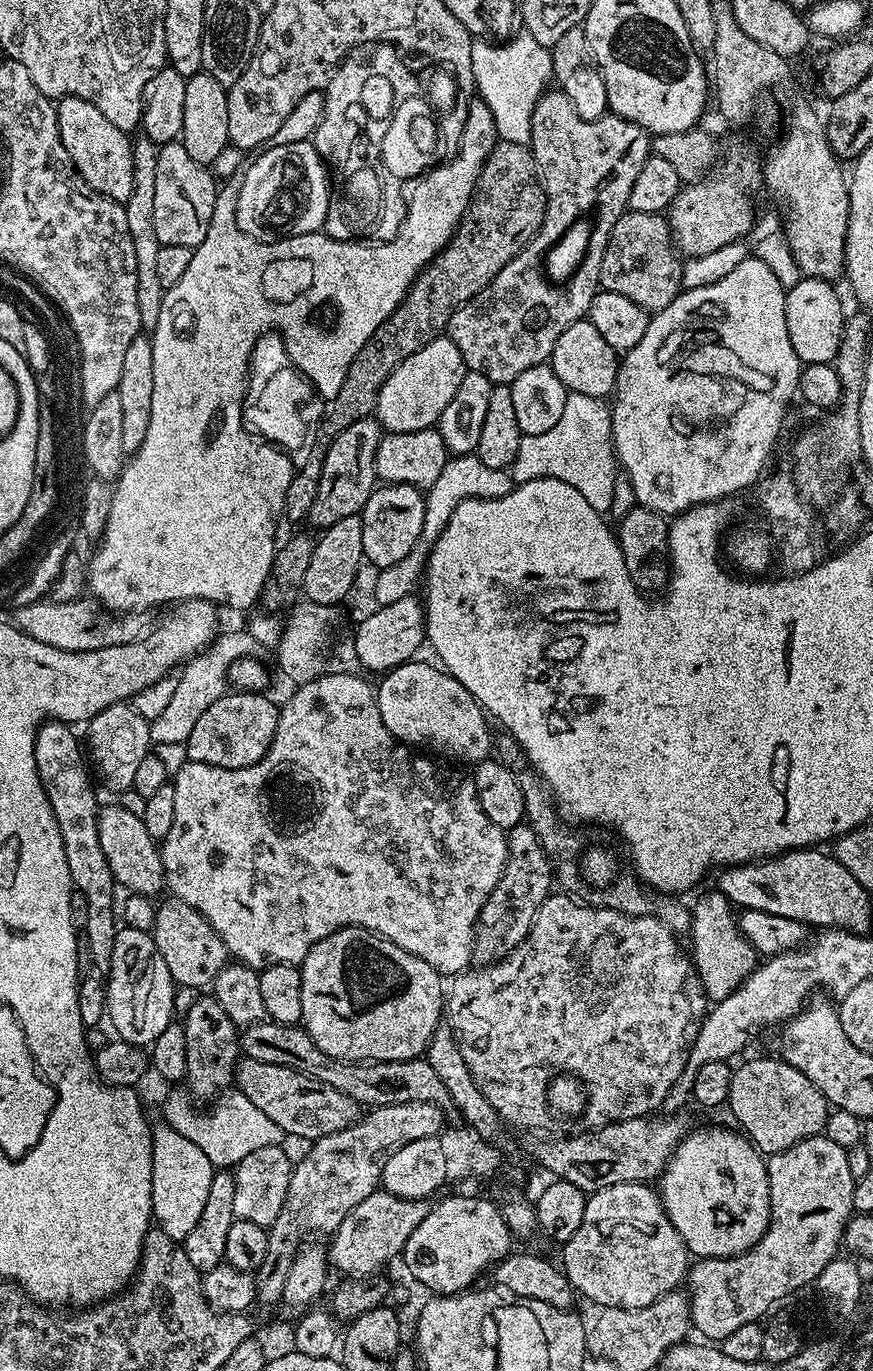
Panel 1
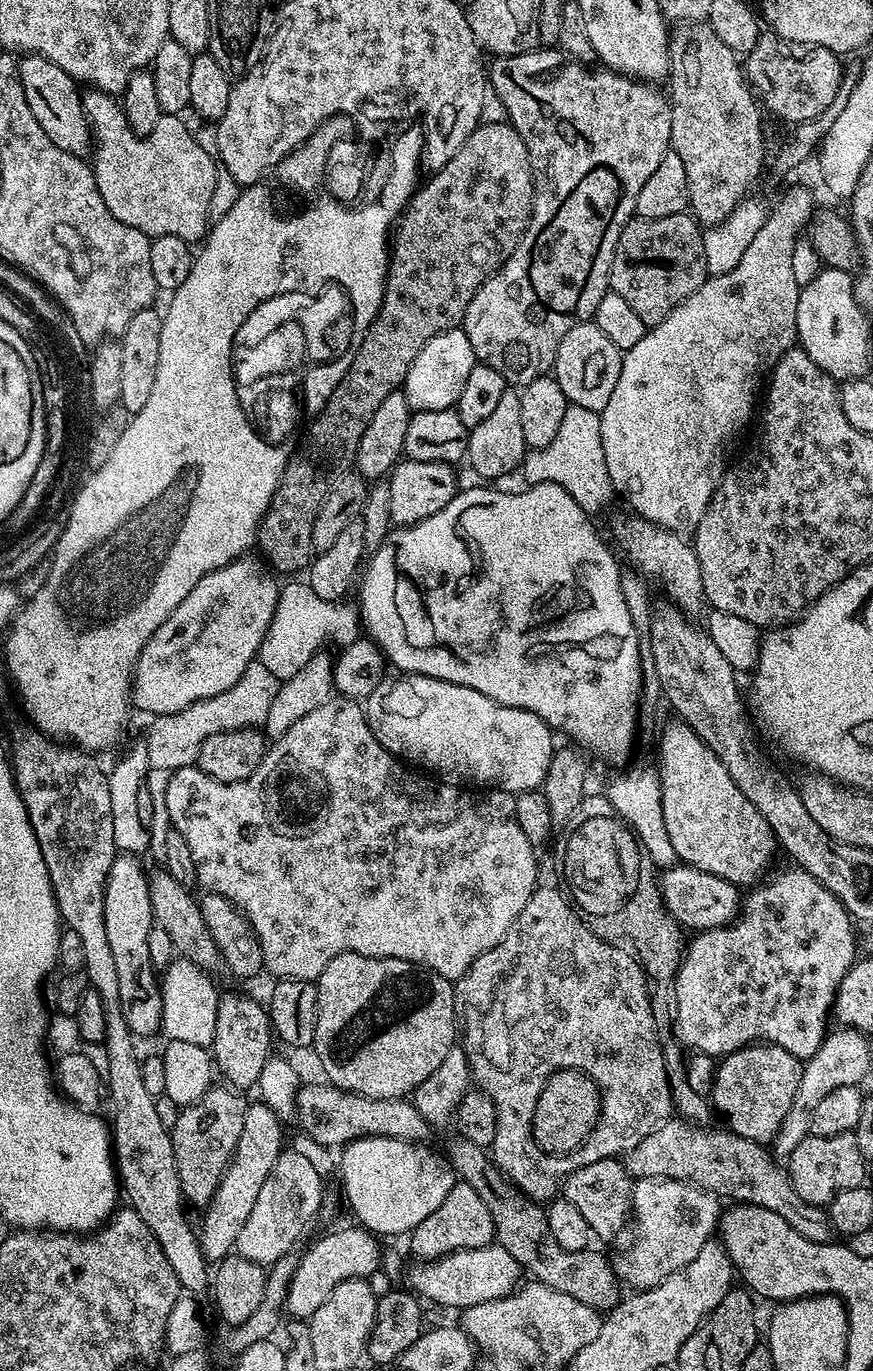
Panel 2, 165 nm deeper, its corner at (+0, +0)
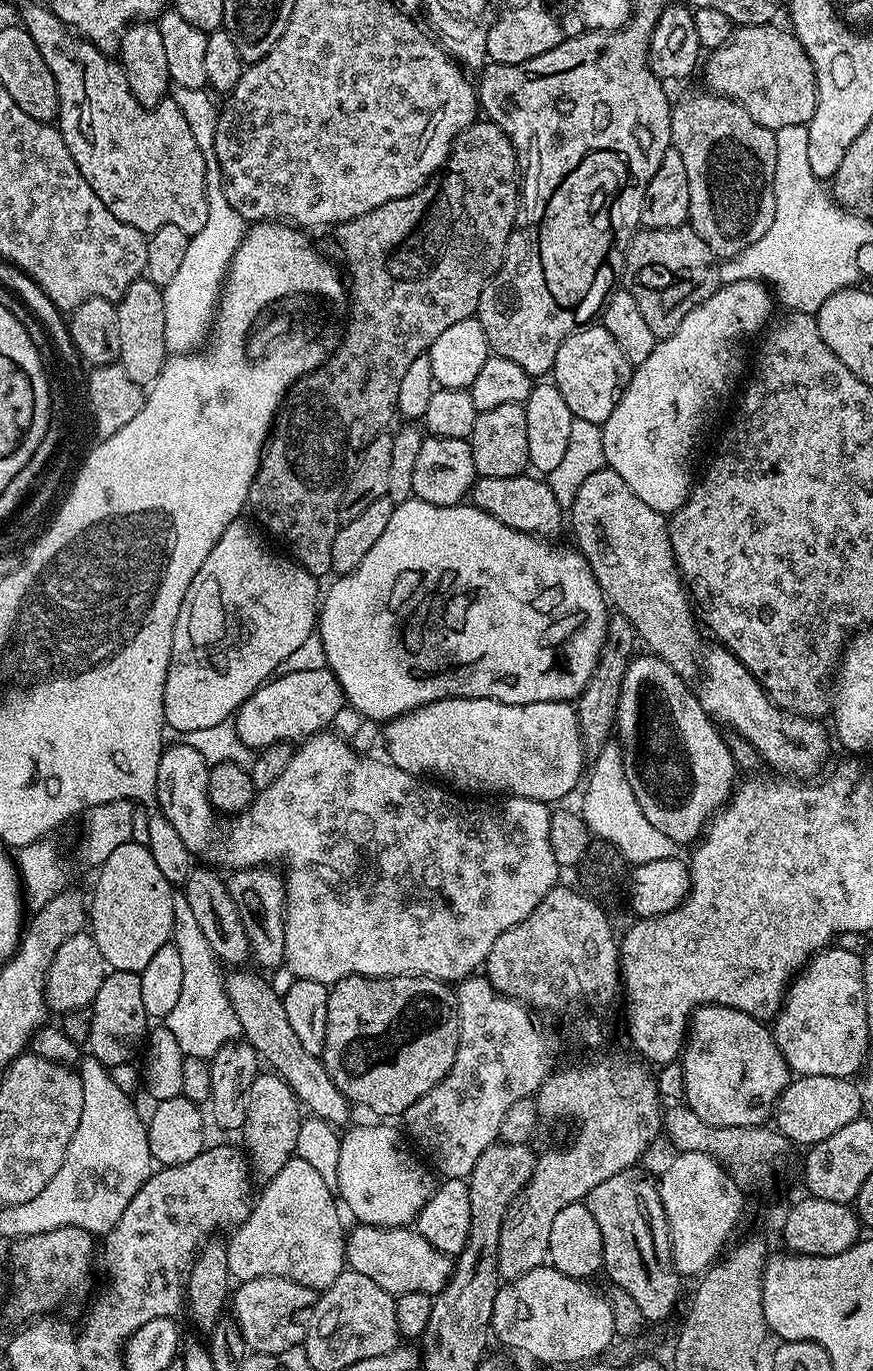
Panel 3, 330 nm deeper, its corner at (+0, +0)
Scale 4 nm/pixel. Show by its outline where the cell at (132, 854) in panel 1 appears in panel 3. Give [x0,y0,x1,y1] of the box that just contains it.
[226,970,350,1126]

